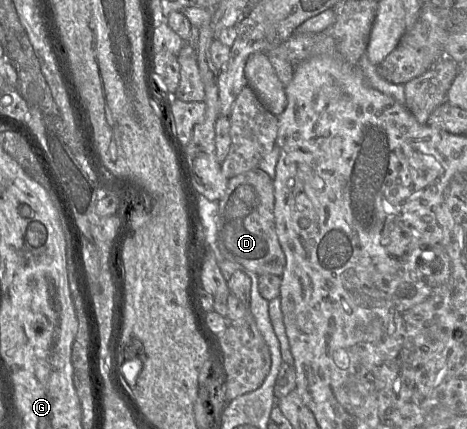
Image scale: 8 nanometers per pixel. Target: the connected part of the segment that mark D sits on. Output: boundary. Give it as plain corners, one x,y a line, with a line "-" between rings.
259,167
228,180
225,194
218,201
216,241
222,256
256,275
281,277
286,265
275,228
273,179

